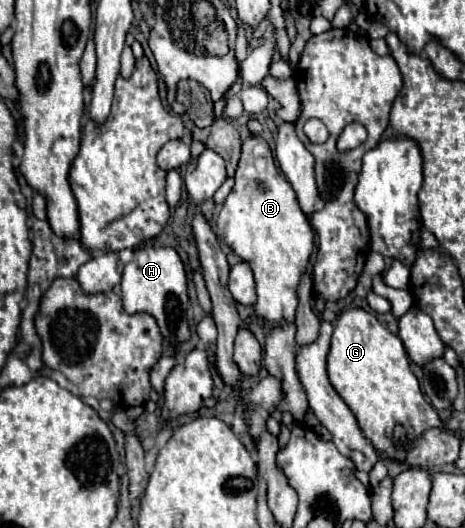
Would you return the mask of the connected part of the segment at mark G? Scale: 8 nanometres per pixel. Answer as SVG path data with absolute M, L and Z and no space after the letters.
M353 307L337 315L335 335L331 337L331 351L327 357L327 373L339 397L353 411L363 435L387 457L405 457L393 443L393 429L397 423L405 425L409 439L441 425L437 411L425 401L419 389L401 339L383 327L369 311Z

